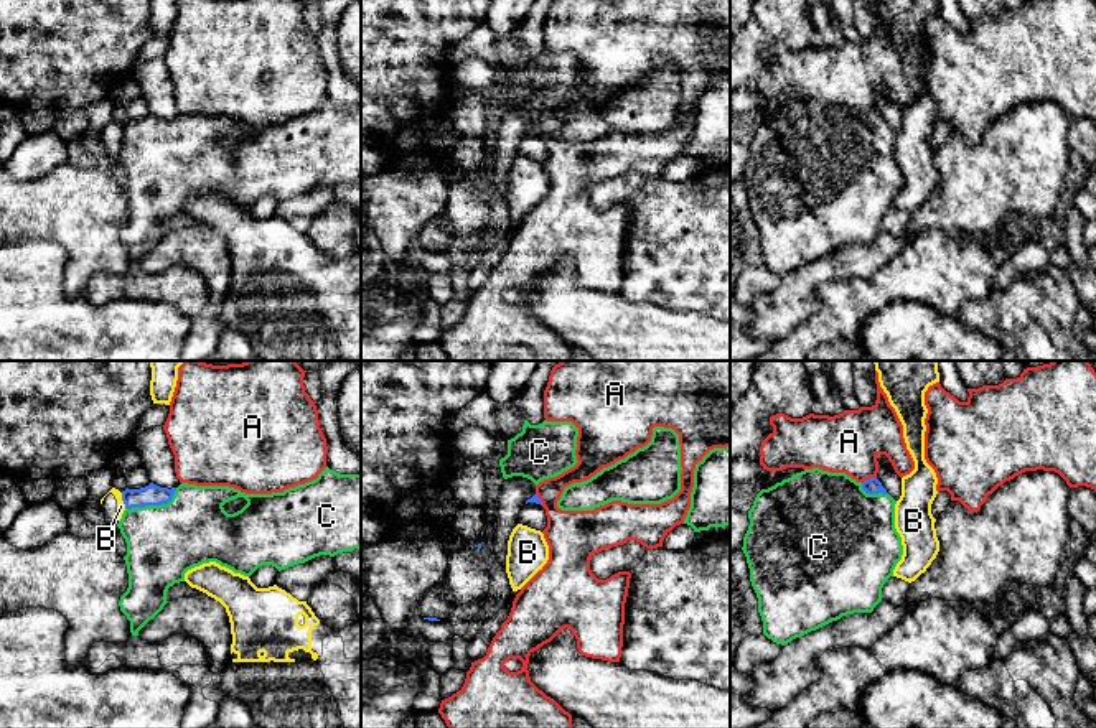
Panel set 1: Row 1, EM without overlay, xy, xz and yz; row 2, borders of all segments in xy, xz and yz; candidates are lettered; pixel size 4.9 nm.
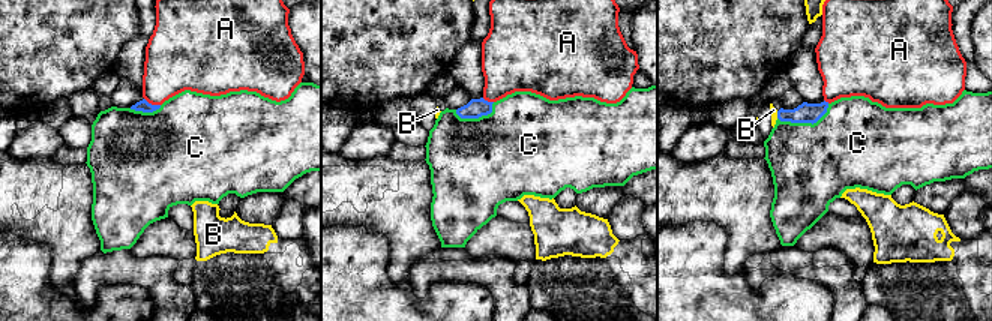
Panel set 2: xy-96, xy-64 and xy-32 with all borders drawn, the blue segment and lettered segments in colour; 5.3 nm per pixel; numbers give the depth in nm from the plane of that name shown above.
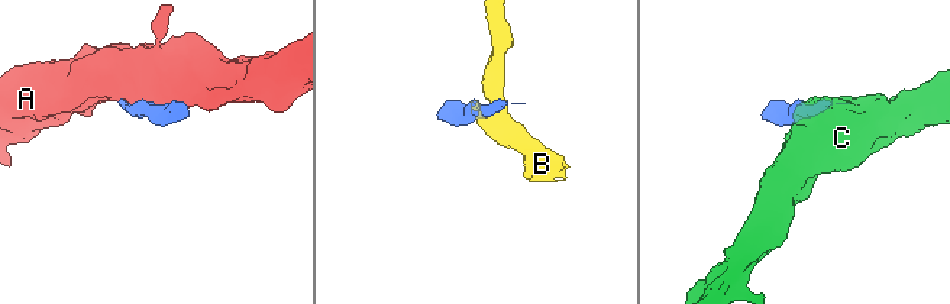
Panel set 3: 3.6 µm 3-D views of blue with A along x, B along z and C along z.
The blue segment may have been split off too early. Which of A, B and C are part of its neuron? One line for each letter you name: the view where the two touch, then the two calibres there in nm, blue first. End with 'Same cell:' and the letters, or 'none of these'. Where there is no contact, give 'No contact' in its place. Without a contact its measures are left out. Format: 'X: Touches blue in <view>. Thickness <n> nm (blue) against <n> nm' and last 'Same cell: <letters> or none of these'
C: Touches blue in xy. Thickness 110 nm (blue) against 360 nm
Same cell: C

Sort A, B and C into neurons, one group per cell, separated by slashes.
A / B / C

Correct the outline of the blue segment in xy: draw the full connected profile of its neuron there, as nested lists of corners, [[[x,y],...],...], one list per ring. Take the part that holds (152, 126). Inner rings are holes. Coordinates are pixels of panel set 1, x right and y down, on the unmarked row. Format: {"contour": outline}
{"contour": [[[328,97],[316,110],[283,124],[246,125],[229,117],[196,117],[181,114],[178,119],[160,119],[150,114],[140,120],[122,122],[125,142],[117,158],[127,173],[124,188],[129,204],[129,219],[120,227],[120,242],[130,252],[132,267],[153,250],[166,232],[166,222],[175,214],[185,212],[185,204],[203,194],[216,193],[221,198],[251,208],[259,198],[272,196],[279,203],[288,198],[305,194],[320,186],[335,188],[361,178],[361,105],[340,105]],[[244,128],[247,135],[227,145],[224,135]]]}

